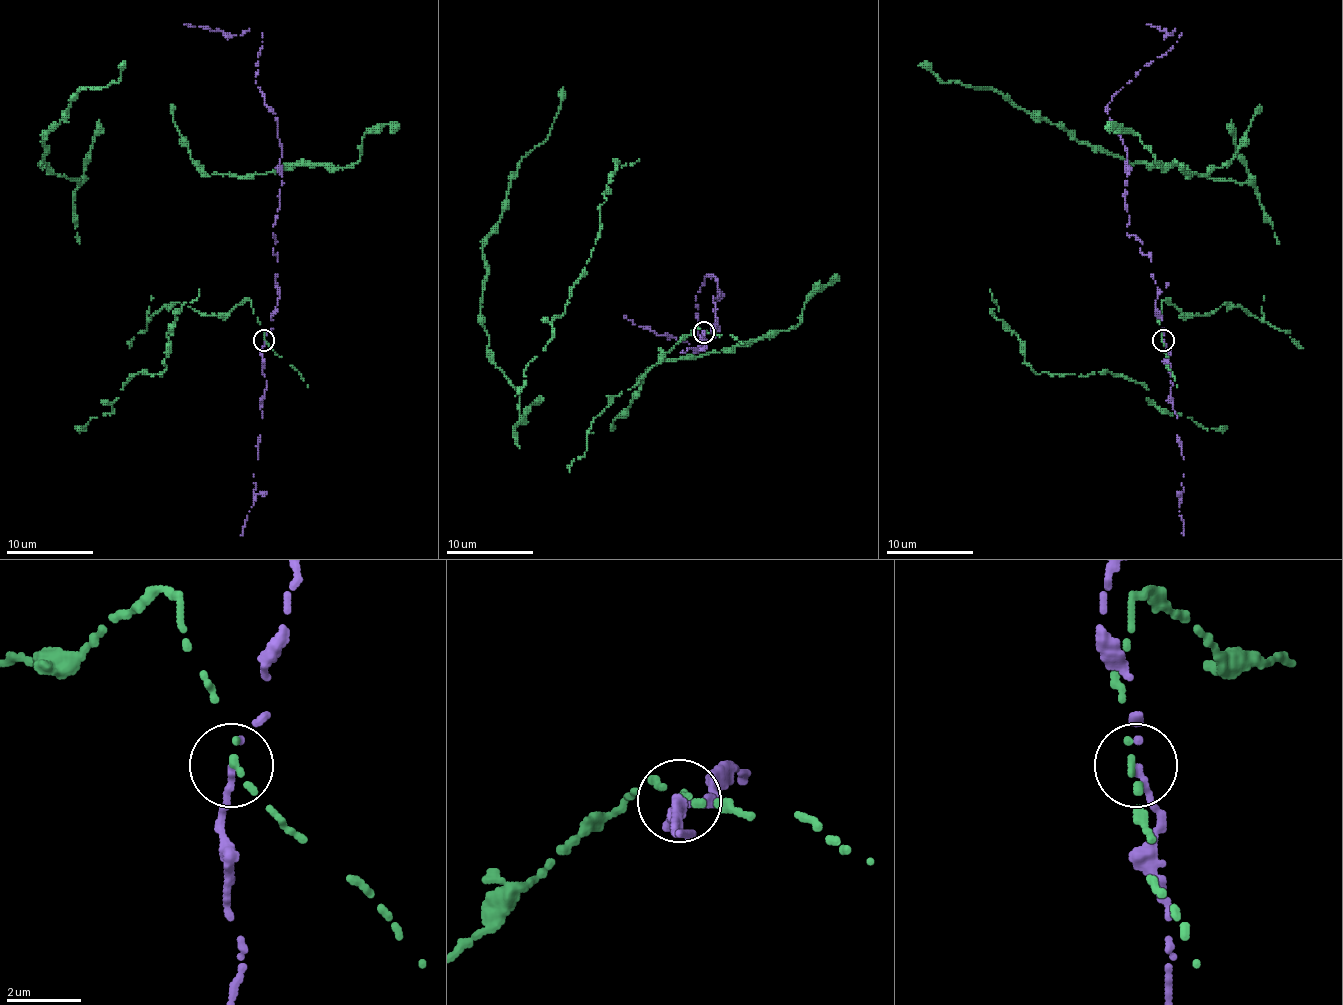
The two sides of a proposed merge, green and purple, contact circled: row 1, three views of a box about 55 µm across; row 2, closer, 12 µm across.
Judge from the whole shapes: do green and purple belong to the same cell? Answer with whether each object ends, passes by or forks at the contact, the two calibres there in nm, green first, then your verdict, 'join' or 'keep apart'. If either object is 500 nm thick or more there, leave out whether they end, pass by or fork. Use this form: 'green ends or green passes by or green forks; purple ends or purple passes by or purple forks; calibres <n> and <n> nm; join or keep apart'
green ends; purple passes by; calibres 170 and 140 nm; keep apart

